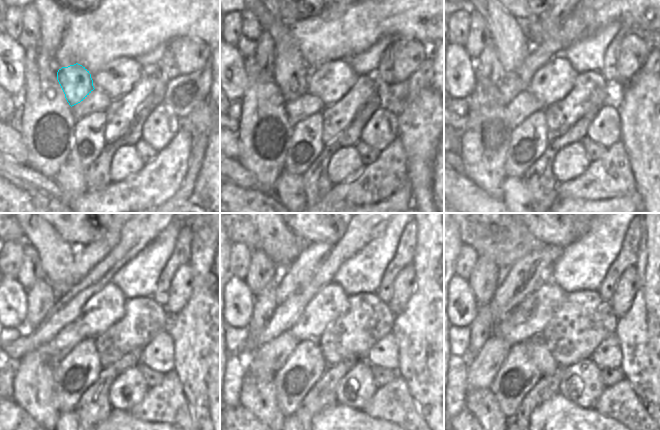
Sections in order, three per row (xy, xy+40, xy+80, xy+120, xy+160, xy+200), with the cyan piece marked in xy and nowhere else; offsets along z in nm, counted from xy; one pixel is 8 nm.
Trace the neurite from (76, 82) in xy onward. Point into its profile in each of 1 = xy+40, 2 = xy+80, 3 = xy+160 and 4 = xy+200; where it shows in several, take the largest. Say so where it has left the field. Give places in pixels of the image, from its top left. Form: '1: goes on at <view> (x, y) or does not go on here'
1: goes on at xy+40 (292, 74)
2: goes on at xy+80 (508, 34)
3: goes on at xy+160 (255, 233)
4: goes on at xy+200 (481, 233)

